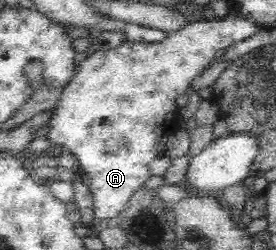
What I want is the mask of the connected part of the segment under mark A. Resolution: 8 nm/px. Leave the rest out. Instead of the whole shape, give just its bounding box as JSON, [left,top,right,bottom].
[46,17,260,220]

